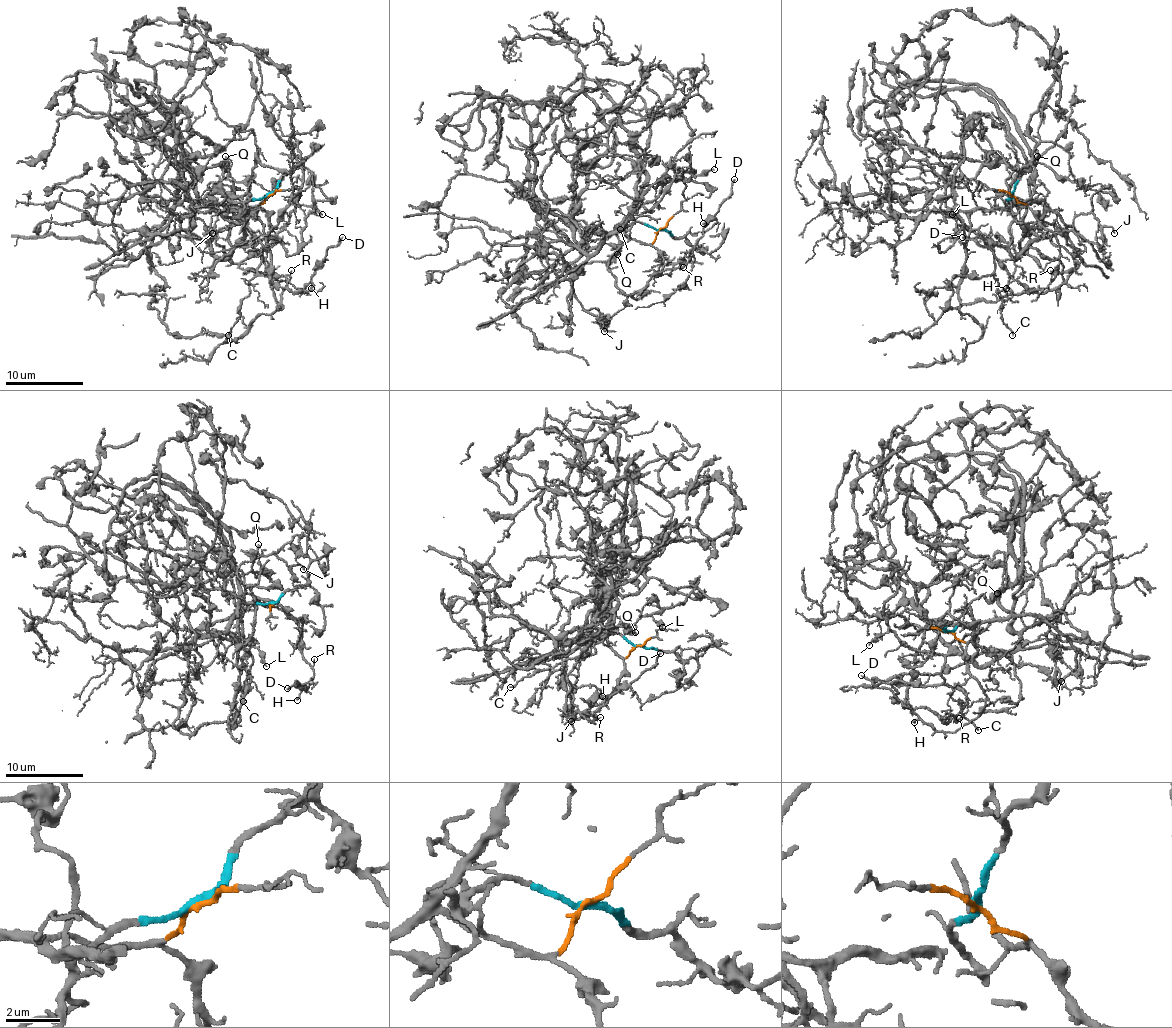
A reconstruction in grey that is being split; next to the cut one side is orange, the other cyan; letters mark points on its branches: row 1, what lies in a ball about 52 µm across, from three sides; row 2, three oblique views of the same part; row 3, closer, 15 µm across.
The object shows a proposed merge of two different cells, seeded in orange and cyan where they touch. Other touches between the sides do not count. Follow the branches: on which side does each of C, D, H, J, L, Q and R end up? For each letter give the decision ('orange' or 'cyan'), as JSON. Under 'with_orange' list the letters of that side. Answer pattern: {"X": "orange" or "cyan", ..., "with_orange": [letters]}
{"C": "cyan", "D": "orange", "H": "orange", "J": "cyan", "L": "cyan", "Q": "cyan", "R": "orange", "with_orange": ["D", "H", "R"]}

